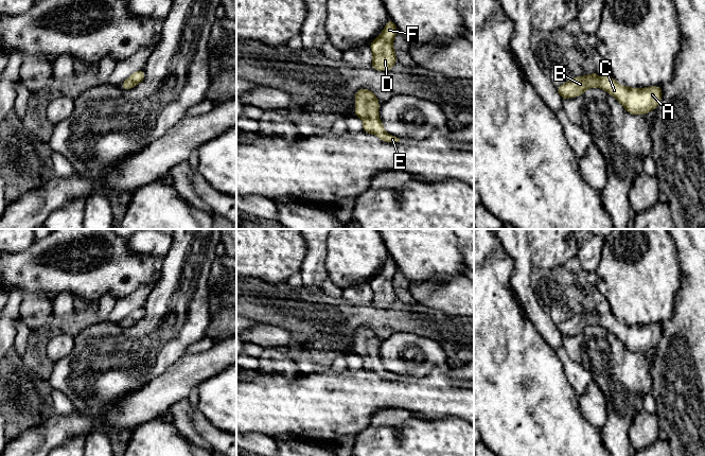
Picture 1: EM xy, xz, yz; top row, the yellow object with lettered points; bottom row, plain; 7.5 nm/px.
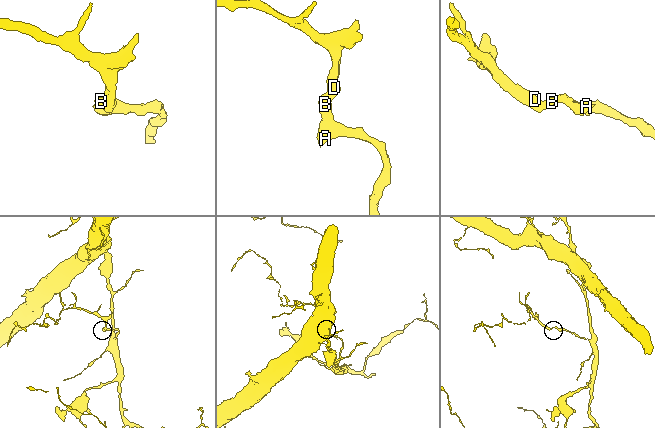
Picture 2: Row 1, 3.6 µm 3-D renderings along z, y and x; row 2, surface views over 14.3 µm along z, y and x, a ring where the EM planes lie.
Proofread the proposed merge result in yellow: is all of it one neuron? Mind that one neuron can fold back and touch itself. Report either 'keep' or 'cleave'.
keep

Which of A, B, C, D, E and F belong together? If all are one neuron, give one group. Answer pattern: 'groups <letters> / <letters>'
groups A B C D E F

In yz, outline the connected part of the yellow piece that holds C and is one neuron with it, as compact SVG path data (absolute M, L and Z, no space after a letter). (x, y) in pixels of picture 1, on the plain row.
M593 310L586 314L575 314L571 318L560 322L557 328L564 336L580 334L587 326L602 326L625 346L631 352L645 353L648 349L655 348L662 337L662 325L630 326L619 322L614 315L601 315Z

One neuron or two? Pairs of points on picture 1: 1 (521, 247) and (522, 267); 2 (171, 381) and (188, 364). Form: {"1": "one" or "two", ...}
{"1": "one", "2": "one"}

